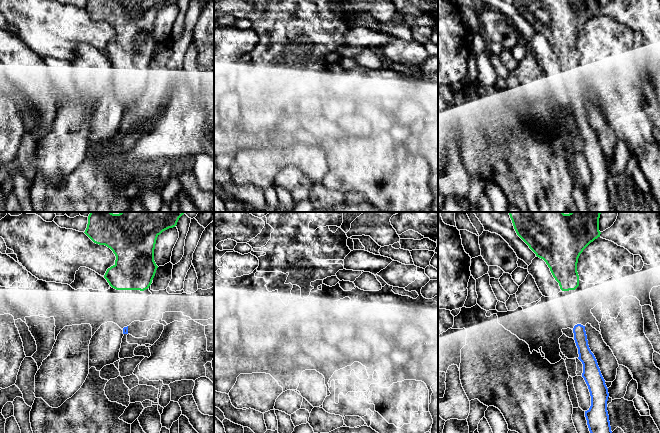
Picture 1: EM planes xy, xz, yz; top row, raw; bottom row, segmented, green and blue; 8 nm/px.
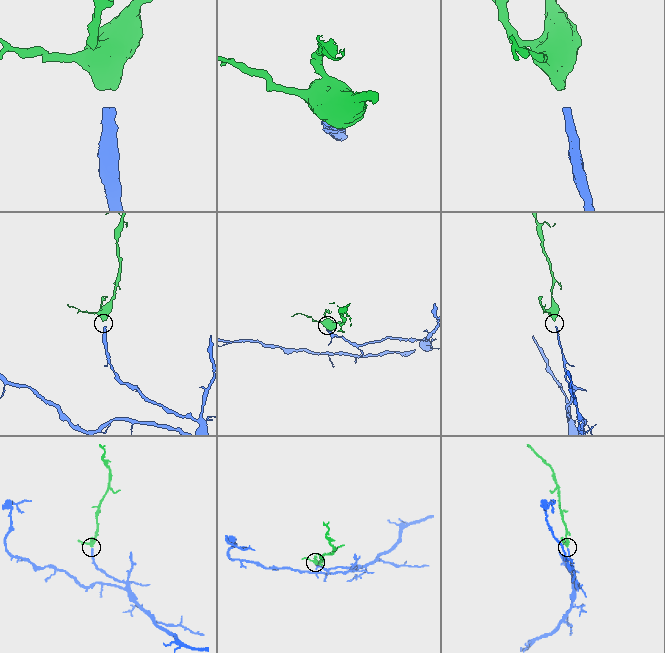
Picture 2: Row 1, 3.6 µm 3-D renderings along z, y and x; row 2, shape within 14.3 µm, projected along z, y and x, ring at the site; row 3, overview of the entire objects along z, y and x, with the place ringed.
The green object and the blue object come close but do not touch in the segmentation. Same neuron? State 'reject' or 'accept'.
accept

